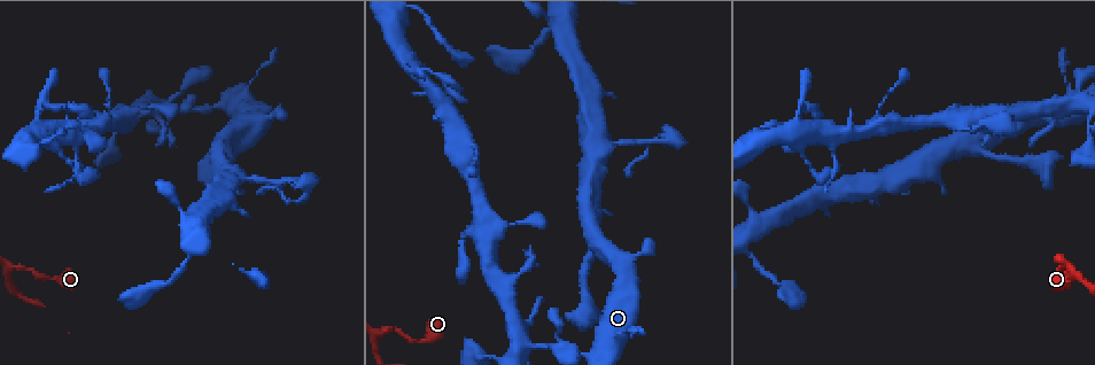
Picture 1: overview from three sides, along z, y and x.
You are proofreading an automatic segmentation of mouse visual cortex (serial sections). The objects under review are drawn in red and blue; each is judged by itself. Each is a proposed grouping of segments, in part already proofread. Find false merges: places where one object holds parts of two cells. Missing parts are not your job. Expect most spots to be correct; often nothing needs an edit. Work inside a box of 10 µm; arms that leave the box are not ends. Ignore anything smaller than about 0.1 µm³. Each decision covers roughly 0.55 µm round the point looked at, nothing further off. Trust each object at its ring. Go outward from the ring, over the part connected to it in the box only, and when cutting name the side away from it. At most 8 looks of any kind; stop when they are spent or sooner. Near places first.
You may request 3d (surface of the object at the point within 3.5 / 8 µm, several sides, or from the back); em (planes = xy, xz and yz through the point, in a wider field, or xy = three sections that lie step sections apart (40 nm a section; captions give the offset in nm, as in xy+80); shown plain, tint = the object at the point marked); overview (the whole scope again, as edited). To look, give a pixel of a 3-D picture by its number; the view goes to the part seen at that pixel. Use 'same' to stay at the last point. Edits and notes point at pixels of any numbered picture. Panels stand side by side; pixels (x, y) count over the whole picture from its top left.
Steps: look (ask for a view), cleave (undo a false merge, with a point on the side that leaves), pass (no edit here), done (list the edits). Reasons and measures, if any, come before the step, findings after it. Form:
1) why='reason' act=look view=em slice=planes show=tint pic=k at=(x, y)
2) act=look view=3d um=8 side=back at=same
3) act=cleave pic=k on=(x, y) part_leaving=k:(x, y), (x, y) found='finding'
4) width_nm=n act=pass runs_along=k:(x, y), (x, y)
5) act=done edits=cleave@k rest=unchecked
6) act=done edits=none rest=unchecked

why='three arms meet' act=look view=3d um=3.5 pic=1 at=(395, 331)

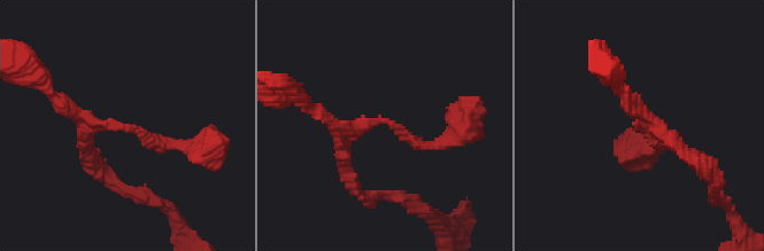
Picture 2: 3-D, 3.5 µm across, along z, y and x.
arms=3 arm_widths_nm=150,200,200 why='now the EM' act=look view=em slice=xy step=5 show=tint pic=2 at=(635, 126)

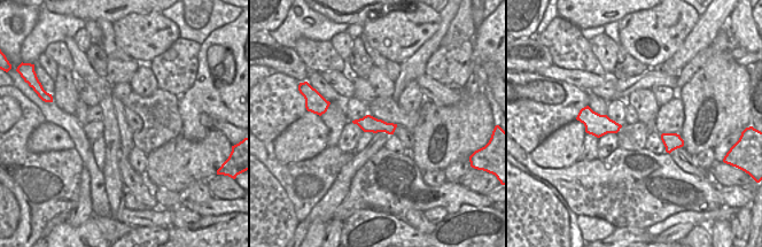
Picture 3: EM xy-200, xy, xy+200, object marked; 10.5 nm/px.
width_nm=170 act=pass runs_along=2:(192, 147), (107, 123), (85, 126), (89, 143) found='continuous, no second cell'

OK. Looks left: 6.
why='three-way junction' act=look view=em slice=xy step=5 show=tint pic=1 at=(607, 145)

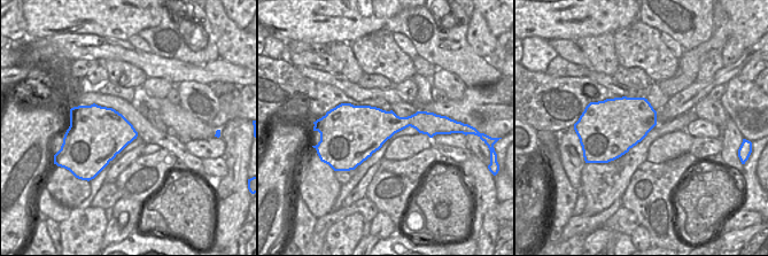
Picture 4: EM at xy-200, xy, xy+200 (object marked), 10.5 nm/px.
act=look view=3d um=3.5 at=same

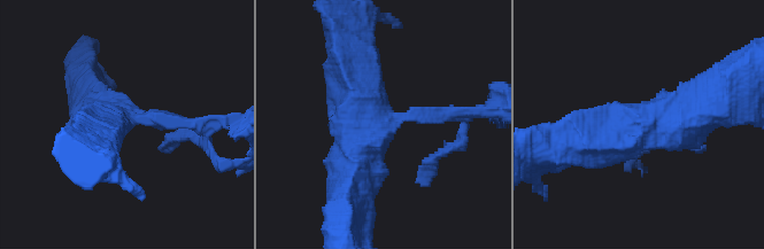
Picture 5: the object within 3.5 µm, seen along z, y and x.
width_nm=500 act=pass runs_along=5:(716, 101), (578, 144) found='all the same cell'

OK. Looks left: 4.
why='thick turns thin' act=look view=3d um=8 pic=1 at=(984, 149)

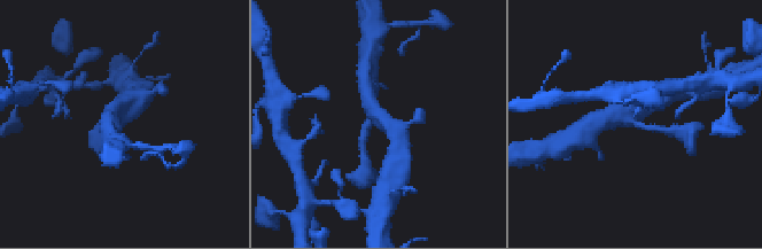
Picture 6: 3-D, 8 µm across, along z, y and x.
arm_widths_nm=150,600 why='shape alone is not enough' act=look view=em slice=xy step=2 show=tint at=same

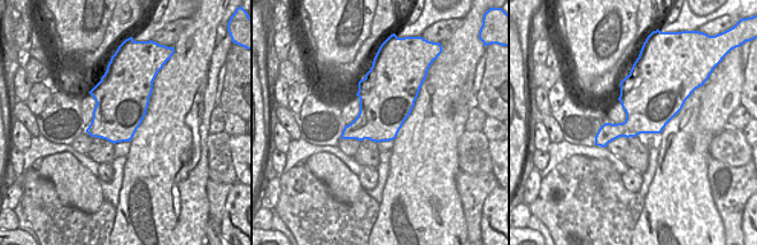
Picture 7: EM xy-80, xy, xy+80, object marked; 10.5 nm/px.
act=pass runs_along=6:(141, 96), (116, 123), (105, 129) found='all the same cell'

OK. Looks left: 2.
why='three-way junction' act=look view=3d um=3.5 pic=1 at=(184, 219)

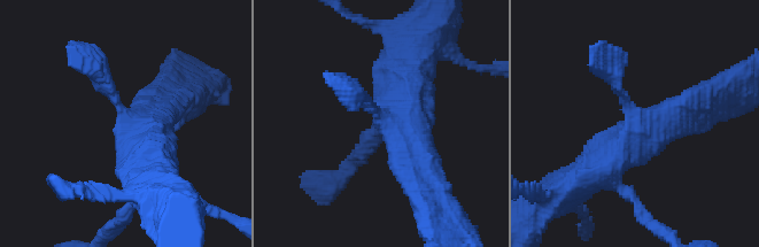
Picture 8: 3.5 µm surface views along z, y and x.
act=look view=em slice=xy step=3 show=tint pic=8 at=(128, 118)

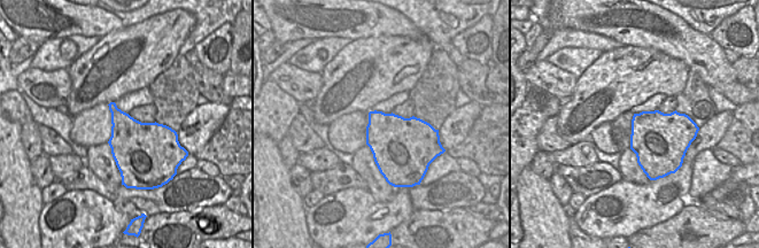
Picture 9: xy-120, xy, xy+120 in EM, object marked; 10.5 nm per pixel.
act=pass found='one cell here'

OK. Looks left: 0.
act=done edits=none rest=unchecked

